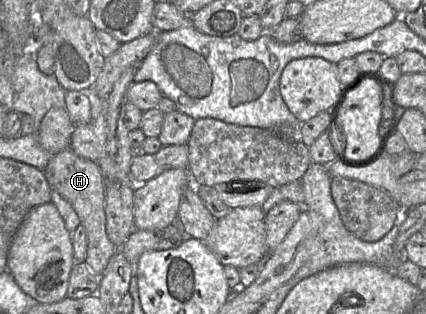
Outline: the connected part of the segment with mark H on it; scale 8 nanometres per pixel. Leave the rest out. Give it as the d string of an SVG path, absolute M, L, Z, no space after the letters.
M68 147L50 157L44 173L51 190L57 191L71 204L78 215L80 224L85 227L87 253L84 262L95 275L101 276L109 260L118 249L109 240L106 233L105 191L99 167L93 161L78 156Z

